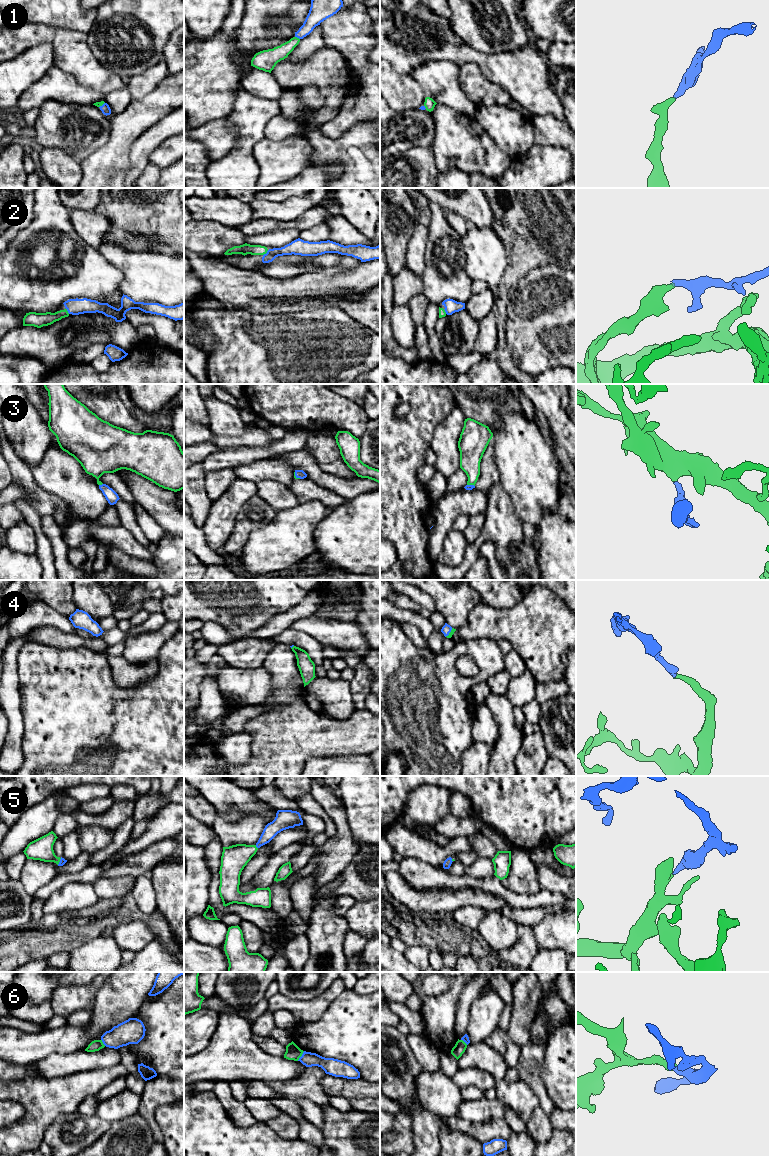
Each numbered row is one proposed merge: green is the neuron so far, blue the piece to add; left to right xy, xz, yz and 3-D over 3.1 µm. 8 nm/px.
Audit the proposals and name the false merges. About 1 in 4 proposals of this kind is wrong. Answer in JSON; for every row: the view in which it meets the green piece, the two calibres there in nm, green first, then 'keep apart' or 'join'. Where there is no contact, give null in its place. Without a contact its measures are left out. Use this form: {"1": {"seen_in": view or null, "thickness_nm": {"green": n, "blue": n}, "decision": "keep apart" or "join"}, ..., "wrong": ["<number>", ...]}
{"1": {"seen_in": "xz", "thickness_nm": {"green": 130, "blue": 140}, "decision": "join"}, "2": {"seen_in": "xz", "thickness_nm": {"green": 90, "blue": 110}, "decision": "join"}, "3": {"seen_in": "xy", "thickness_nm": {"green": 340, "blue": 100}, "decision": "join"}, "4": {"seen_in": "yz", "thickness_nm": {"green": 40, "blue": 80}, "decision": "join"}, "5": {"seen_in": "xz", "thickness_nm": {"green": 220, "blue": 110}, "decision": "join"}, "6": {"seen_in": "xz", "thickness_nm": {"green": 120, "blue": 130}, "decision": "keep apart"}, "wrong": ["6"]}

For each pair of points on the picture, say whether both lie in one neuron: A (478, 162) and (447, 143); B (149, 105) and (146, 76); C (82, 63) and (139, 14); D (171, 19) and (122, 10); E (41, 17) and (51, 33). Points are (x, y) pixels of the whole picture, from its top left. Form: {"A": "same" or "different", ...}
{"A": "same", "B": "different", "C": "different", "D": "same", "E": "different"}

